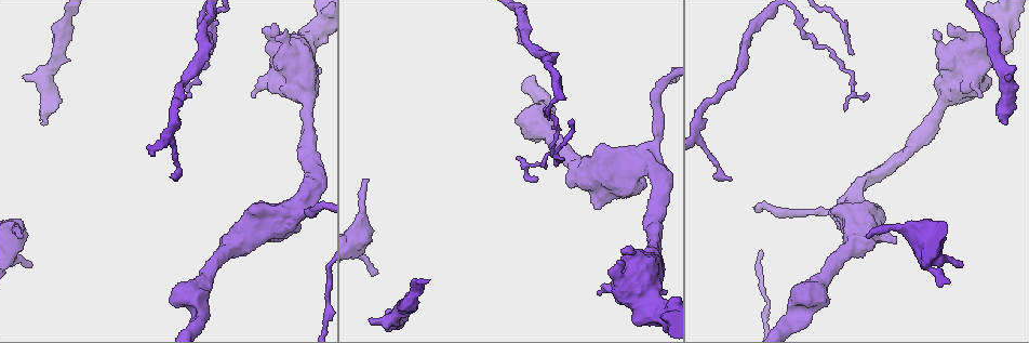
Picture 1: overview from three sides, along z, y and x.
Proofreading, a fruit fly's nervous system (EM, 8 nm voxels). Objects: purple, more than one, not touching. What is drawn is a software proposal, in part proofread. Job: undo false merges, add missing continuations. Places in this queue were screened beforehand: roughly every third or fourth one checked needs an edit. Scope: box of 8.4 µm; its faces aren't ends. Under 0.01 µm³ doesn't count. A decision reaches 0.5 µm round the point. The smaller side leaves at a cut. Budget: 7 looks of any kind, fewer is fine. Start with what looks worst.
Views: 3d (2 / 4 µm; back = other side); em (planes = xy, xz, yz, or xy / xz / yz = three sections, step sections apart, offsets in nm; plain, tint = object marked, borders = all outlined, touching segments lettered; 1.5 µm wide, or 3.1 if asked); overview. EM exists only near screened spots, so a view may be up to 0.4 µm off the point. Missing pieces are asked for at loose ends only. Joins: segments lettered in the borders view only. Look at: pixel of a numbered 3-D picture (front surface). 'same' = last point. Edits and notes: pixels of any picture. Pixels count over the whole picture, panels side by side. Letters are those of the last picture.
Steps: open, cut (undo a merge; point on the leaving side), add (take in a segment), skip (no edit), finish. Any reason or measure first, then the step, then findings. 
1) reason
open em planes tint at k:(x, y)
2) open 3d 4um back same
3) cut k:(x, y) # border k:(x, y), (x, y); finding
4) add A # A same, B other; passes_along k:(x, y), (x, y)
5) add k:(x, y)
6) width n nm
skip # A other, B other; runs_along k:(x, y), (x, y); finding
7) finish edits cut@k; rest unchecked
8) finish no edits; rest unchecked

open em xy step 4 borders at 1:(869, 235)

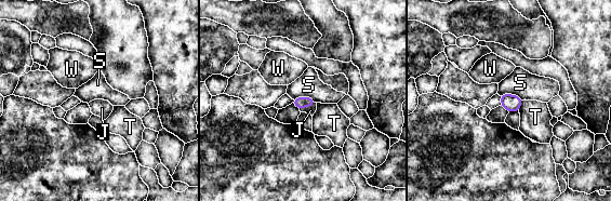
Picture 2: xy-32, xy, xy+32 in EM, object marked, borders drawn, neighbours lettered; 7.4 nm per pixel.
open em planes borders same

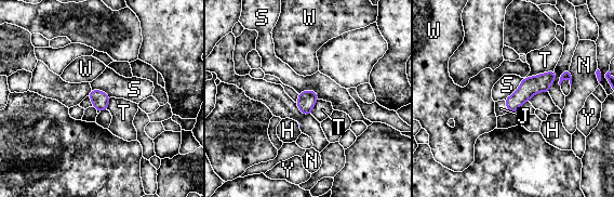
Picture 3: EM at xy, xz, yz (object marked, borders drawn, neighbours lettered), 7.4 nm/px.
longest_contact T 220 nm
add J # H other, J same, N other, S other, T other, W other, Y other; passes_along 3:(529, 87), (507, 106), (501, 108); it goes on there

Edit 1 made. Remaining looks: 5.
open overview

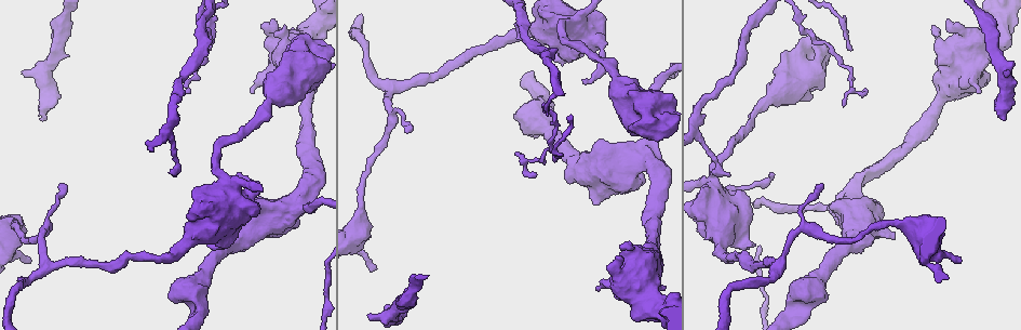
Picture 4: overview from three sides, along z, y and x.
an open end
open em xy step 4 tint at 4:(1003, 117)

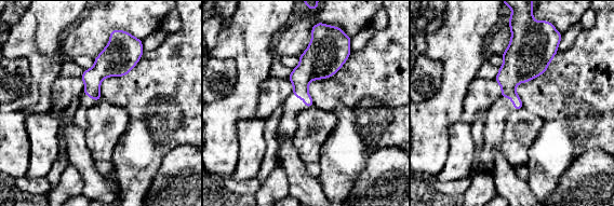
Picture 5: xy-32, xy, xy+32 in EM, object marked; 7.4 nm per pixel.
cut it another way
open em yz step 8 borders same

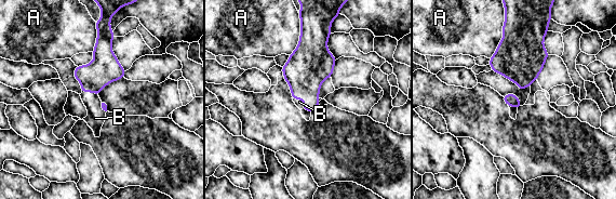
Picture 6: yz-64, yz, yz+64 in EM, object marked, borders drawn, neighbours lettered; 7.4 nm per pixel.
add B # A other, B same; passes_along 6:(309, 65), (300, 97), (299, 102); the cell continues

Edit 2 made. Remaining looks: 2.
see it whole again
open overview

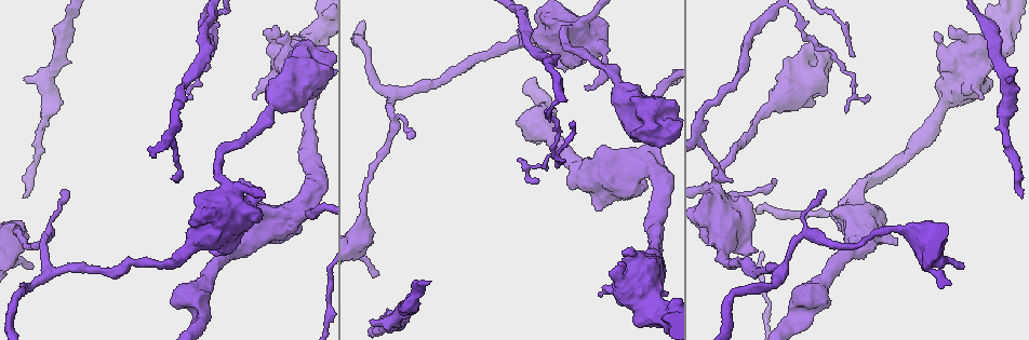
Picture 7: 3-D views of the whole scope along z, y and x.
open em planes borders at 7:(895, 244)

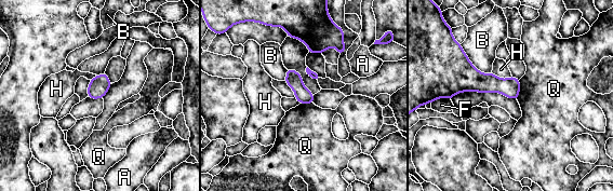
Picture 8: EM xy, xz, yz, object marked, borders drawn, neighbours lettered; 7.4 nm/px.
longest_contact B 320 nm
skip # A other, B other, F other, H other, Q other; border 8:(519, 80), (519, 95), (516, 98); no lettered segment goes on from it

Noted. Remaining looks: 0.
finish edits add@3, add@6; rest unchecked

